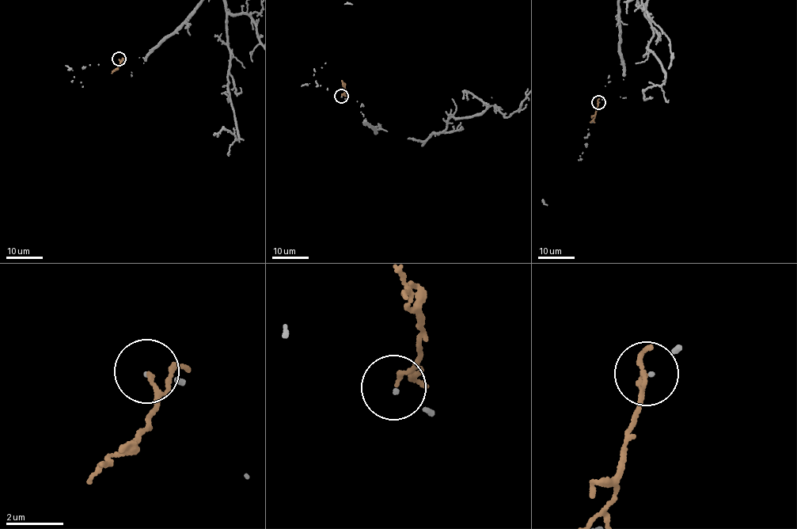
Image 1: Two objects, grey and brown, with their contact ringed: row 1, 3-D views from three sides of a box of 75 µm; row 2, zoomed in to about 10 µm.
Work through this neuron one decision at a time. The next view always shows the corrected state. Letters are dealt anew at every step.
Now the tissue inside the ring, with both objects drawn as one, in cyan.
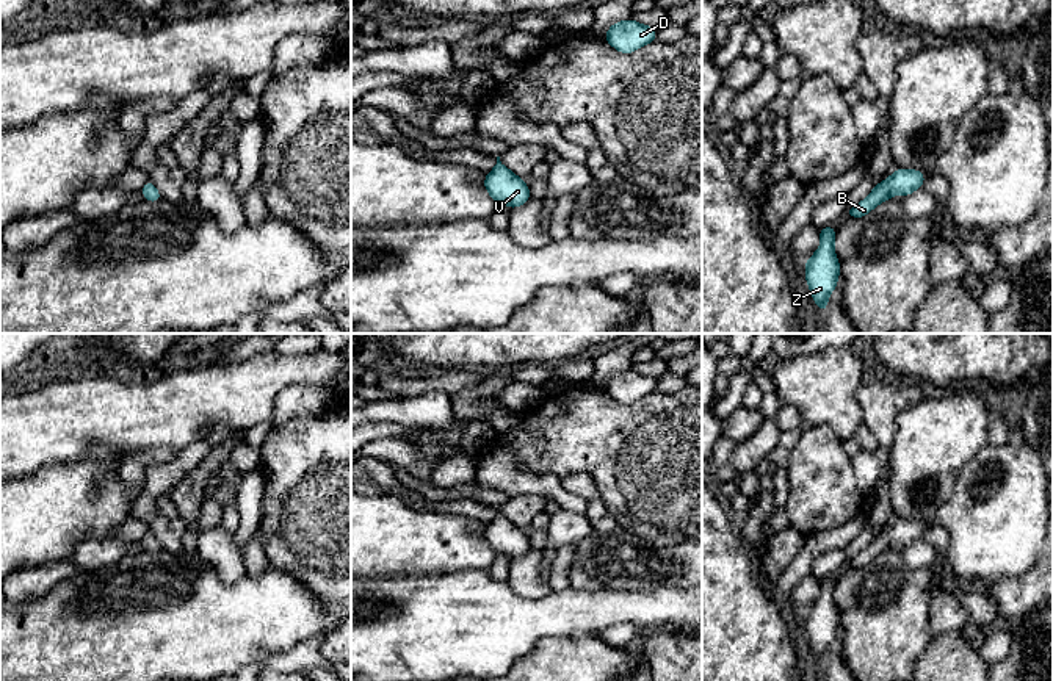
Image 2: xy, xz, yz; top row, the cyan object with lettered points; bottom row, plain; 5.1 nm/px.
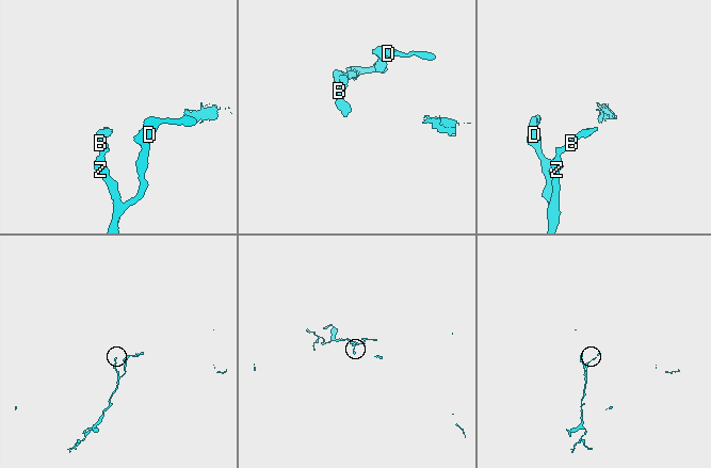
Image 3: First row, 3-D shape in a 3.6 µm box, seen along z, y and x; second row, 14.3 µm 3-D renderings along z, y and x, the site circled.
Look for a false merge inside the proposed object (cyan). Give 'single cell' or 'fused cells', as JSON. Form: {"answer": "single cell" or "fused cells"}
{"answer": "single cell"}

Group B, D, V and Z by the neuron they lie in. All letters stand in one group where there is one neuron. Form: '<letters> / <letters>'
B D V Z

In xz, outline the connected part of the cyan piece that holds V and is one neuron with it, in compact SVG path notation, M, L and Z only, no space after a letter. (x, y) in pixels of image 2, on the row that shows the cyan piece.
M497 157L497 166L486 174L484 188L497 204L509 208L522 207L531 197L526 183L511 172L500 157Z

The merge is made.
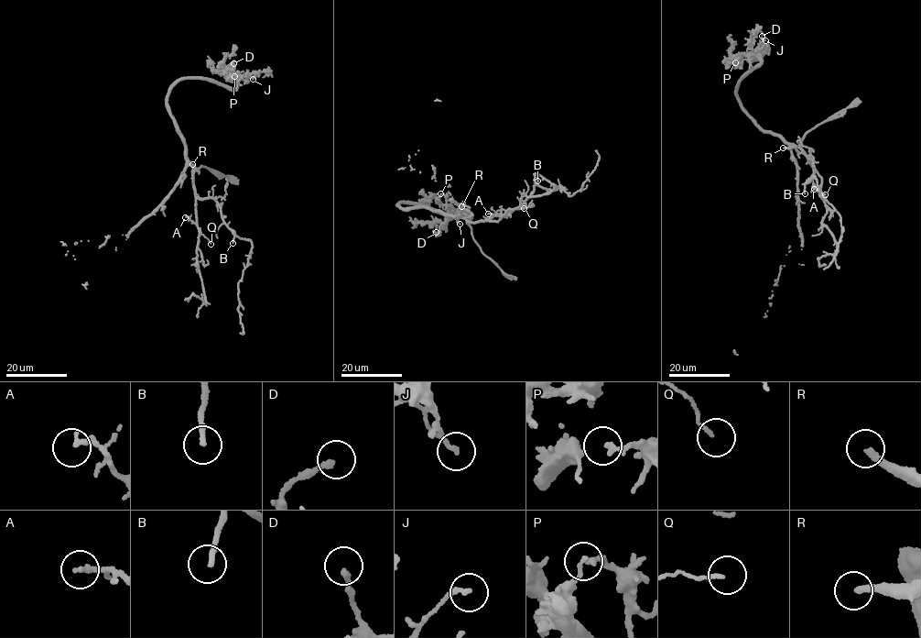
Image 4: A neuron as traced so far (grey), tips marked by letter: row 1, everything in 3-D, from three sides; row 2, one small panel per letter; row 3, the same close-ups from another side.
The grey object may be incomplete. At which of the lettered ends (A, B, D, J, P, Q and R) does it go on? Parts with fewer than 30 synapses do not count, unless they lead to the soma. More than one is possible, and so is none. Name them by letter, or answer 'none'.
R

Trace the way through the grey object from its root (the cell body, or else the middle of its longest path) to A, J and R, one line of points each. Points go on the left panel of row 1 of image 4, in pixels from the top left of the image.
A: (180, 174), (191, 165), (196, 223), (185, 217)
J: (180, 174), (187, 153), (168, 111), (167, 101), (172, 87), (185, 78), (234, 88), (242, 79), (253, 79)
R: (180, 174), (189, 165), (198, 171), (192, 164)

